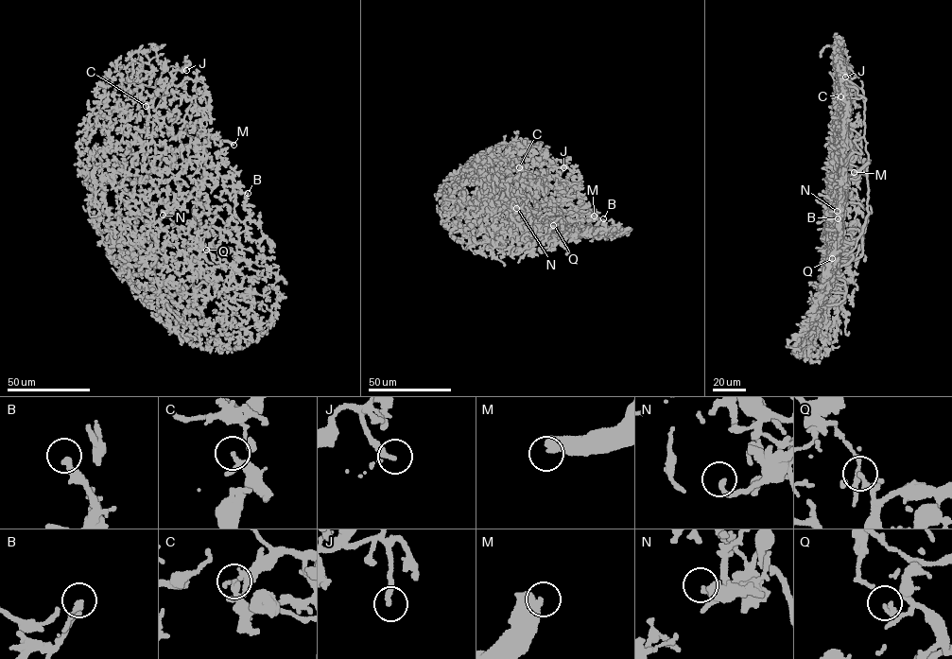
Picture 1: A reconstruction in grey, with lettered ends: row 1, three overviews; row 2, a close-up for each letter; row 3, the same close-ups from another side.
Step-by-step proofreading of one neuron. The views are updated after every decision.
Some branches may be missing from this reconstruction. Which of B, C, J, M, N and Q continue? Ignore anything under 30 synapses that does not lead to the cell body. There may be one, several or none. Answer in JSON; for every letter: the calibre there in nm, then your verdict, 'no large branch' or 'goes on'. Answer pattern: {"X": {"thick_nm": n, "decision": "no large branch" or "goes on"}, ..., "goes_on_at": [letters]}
{"B": {"thick_nm": 280, "decision": "no large branch"}, "C": {"thick_nm": 180, "decision": "no large branch"}, "J": {"thick_nm": 220, "decision": "goes on"}, "M": {"thick_nm": 360, "decision": "goes on"}, "N": {"thick_nm": 260, "decision": "no large branch"}, "Q": {"thick_nm": 110, "decision": "goes on"}, "goes_on_at": ["J", "M", "Q"]}

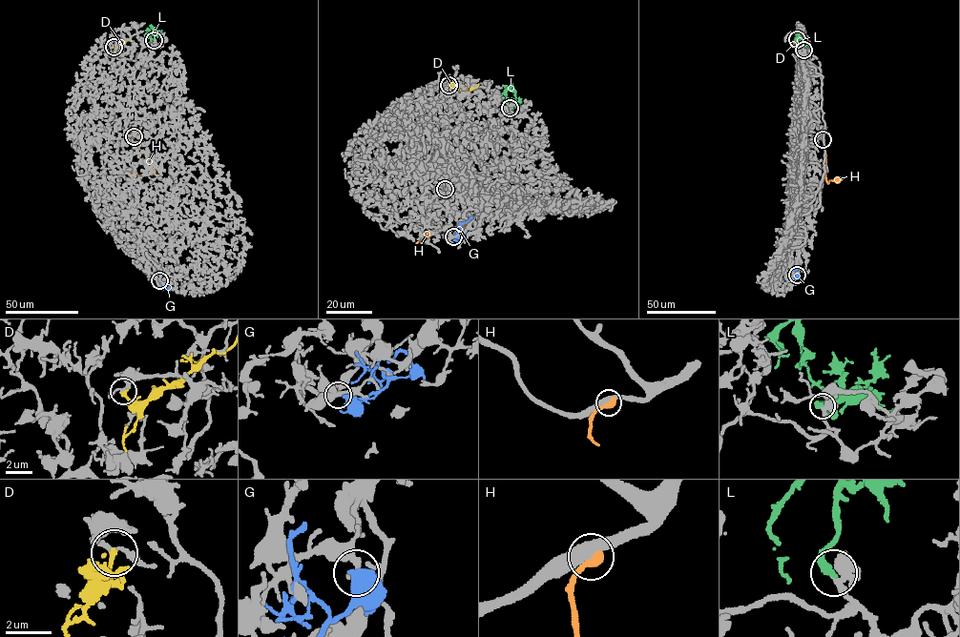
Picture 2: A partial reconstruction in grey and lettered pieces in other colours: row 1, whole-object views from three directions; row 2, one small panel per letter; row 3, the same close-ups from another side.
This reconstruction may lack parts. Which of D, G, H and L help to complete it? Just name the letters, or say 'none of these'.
L

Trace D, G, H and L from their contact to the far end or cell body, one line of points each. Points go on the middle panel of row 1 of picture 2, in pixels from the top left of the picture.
D: (448, 85), (457, 84), (468, 92), (478, 84)
G: (452, 237), (462, 235), (459, 226), (471, 216)
H: (444, 189), (441, 195), (465, 223), (459, 227), (439, 226), (416, 243)
L: (510, 107), (517, 104), (511, 80)

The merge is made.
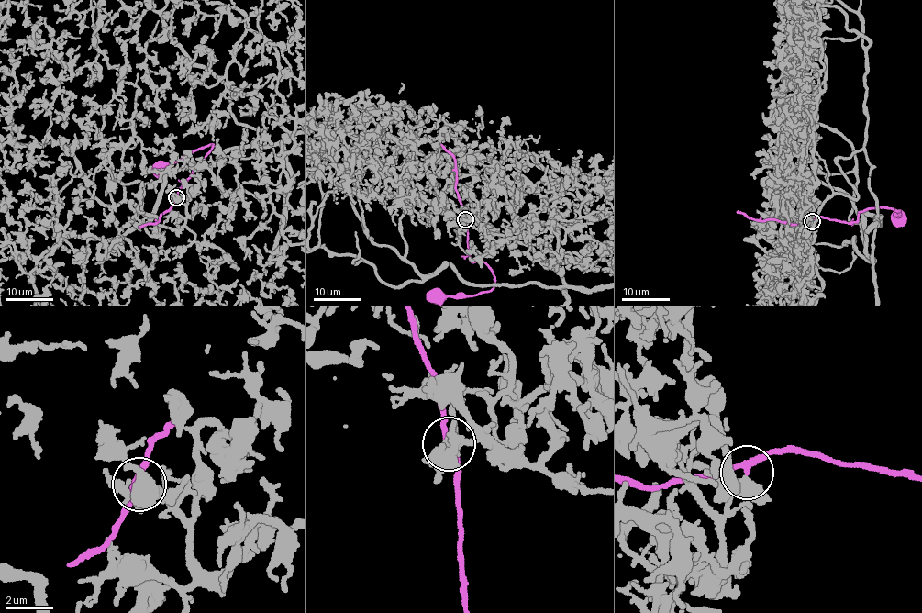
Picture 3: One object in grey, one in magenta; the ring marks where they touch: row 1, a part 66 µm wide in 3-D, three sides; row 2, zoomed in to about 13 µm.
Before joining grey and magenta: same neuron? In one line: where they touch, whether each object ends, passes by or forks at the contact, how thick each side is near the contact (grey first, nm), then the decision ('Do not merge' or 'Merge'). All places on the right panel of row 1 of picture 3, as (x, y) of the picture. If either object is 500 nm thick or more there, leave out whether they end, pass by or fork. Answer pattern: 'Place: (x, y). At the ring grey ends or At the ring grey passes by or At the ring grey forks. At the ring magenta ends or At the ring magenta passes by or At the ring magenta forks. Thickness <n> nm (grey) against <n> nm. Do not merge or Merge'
Place: (812, 221). At the ring grey passes by. At the ring magenta passes by. Thickness 480 nm (grey) against 240 nm. Do not merge

